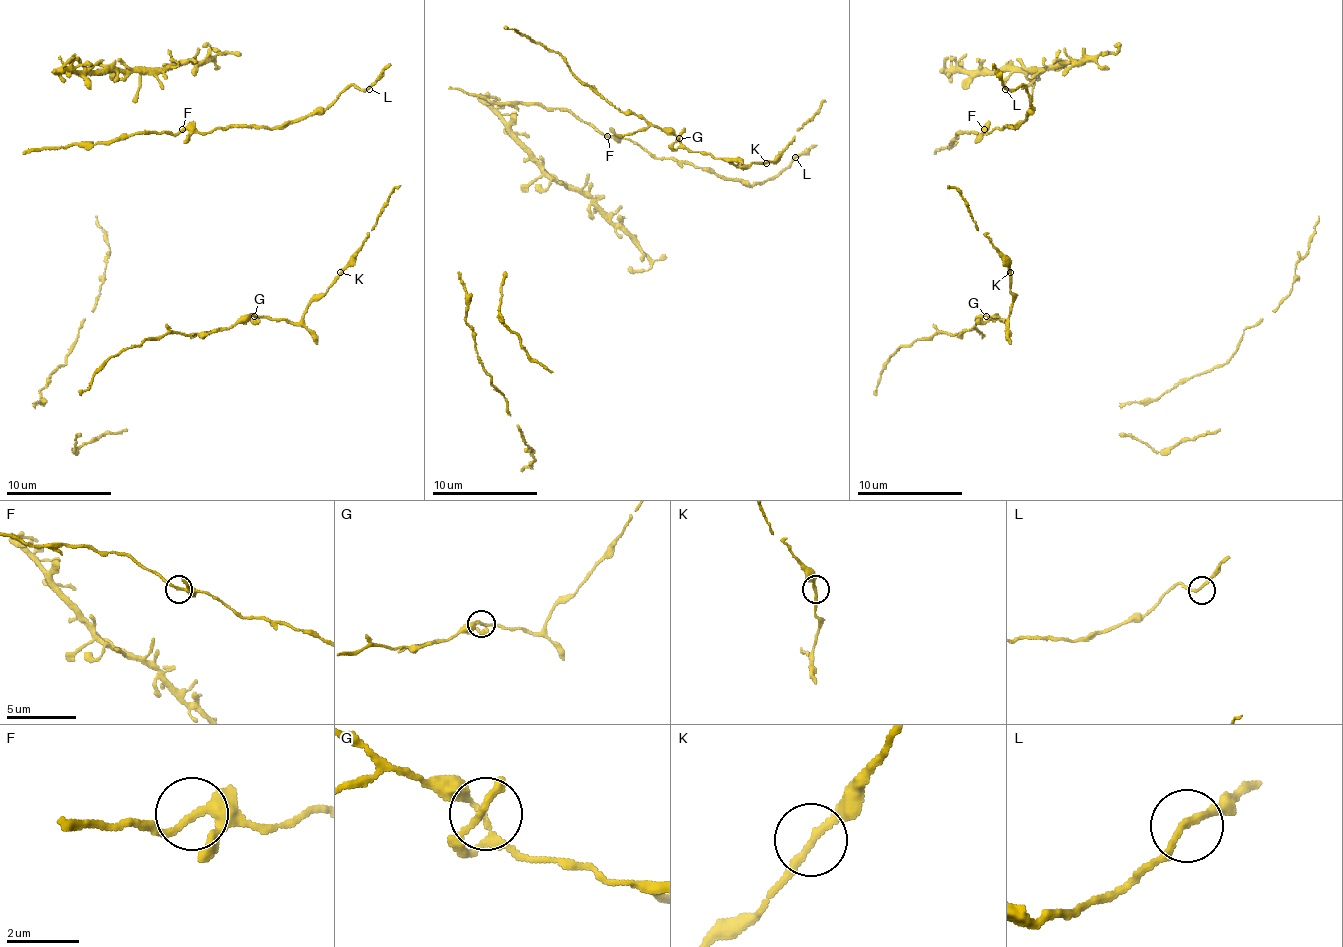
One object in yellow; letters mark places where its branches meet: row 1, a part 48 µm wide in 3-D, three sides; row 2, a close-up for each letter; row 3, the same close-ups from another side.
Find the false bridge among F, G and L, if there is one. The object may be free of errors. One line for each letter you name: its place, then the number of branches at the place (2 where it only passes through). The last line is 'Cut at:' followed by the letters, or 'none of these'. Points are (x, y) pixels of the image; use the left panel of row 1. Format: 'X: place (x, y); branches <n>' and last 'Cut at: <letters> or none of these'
Cut at: none of these

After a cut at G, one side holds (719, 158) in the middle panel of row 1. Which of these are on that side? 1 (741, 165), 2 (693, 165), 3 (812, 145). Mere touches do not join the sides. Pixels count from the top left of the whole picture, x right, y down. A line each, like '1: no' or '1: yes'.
1: yes
2: no
3: no

